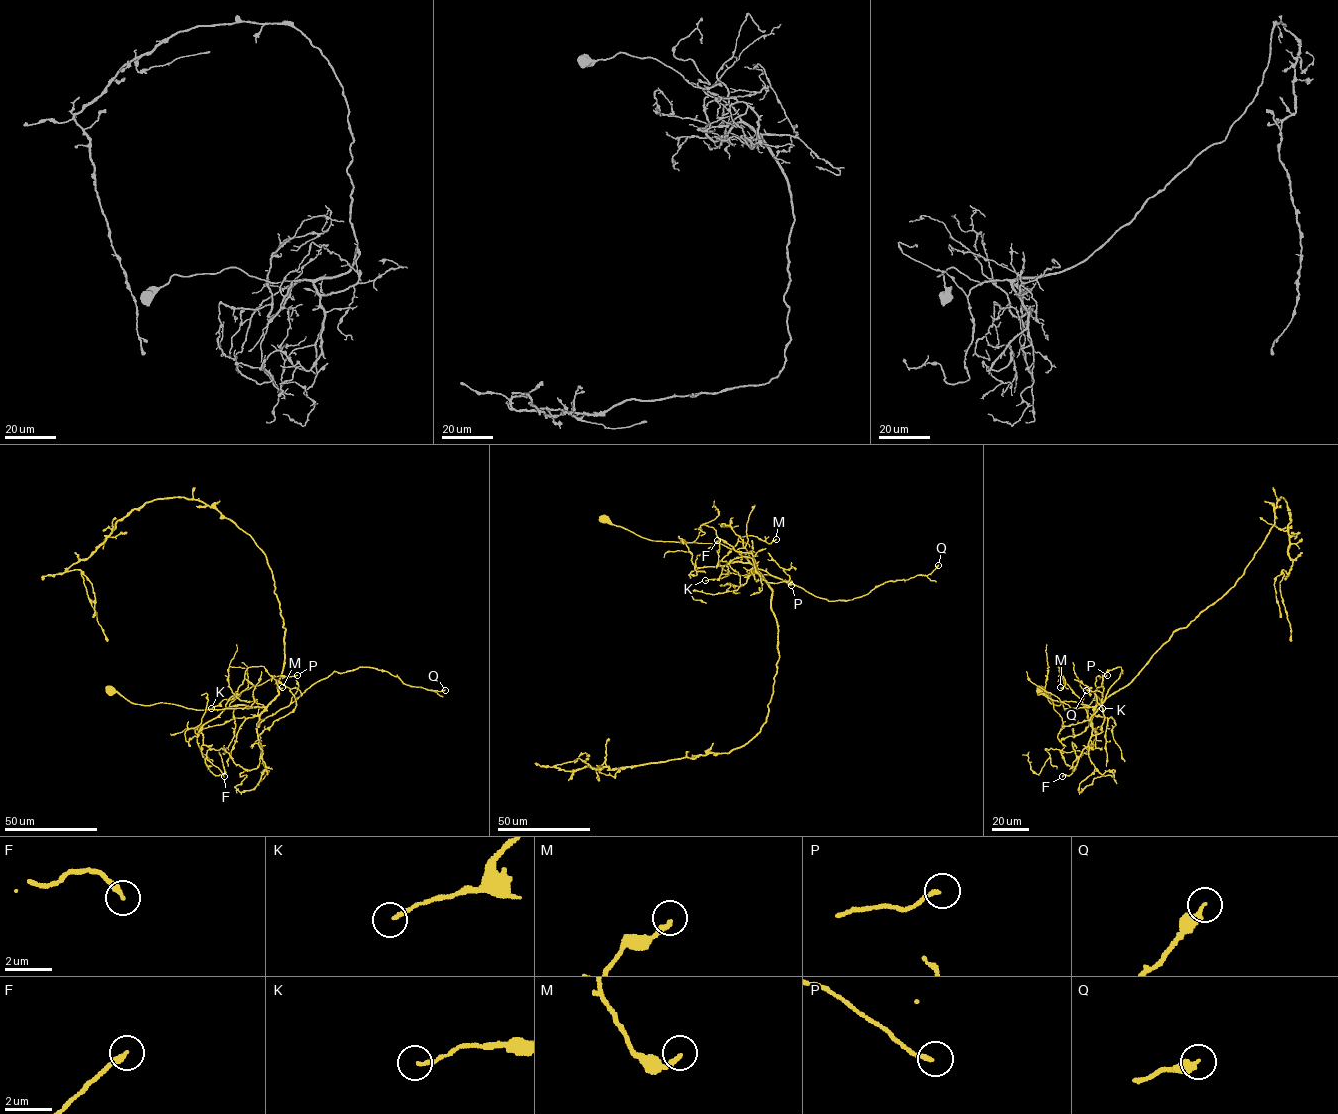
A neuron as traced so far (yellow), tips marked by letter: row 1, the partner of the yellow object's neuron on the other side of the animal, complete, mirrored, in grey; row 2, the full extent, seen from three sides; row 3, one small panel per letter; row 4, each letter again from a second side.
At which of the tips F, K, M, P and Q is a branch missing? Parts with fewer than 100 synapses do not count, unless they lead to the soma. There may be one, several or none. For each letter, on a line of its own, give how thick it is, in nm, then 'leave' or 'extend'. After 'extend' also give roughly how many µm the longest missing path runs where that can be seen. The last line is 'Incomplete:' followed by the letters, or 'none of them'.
F: 240 nm thick; leave
K: 140 nm thick; leave
M: 200 nm thick; leave
P: 160 nm thick; leave
Q: 360 nm thick; leave
Incomplete: none of them

